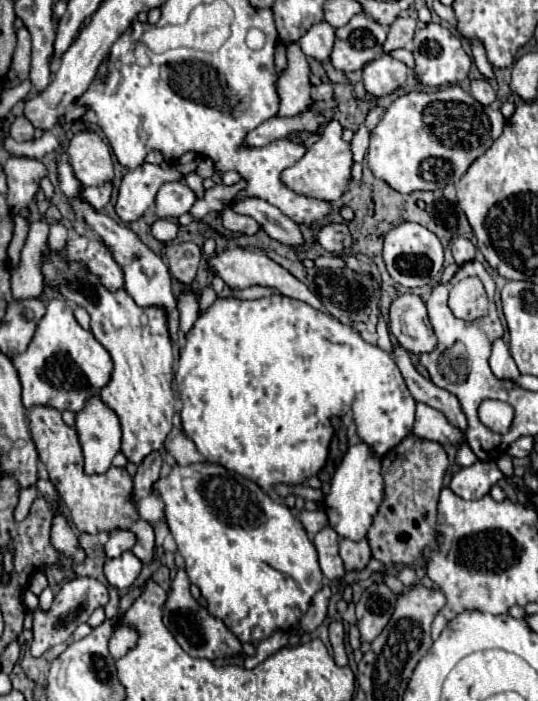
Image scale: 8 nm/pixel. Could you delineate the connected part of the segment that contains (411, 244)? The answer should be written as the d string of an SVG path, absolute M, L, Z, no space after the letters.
M401 223L399 227L391 229L385 235L385 247L383 247L383 259L387 265L389 275L393 277L395 283L417 289L425 287L431 281L435 281L437 273L443 269L443 247L429 229L425 229L419 223Z

